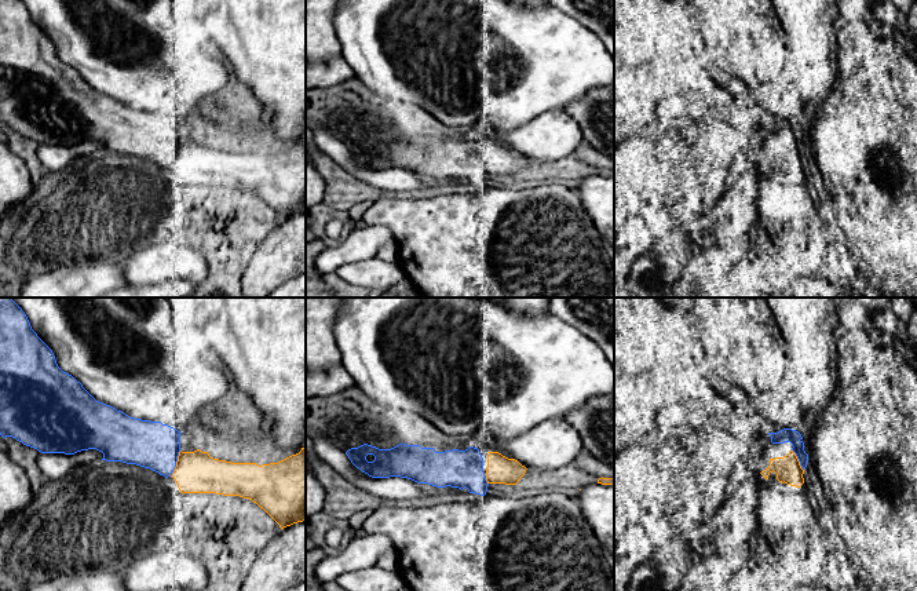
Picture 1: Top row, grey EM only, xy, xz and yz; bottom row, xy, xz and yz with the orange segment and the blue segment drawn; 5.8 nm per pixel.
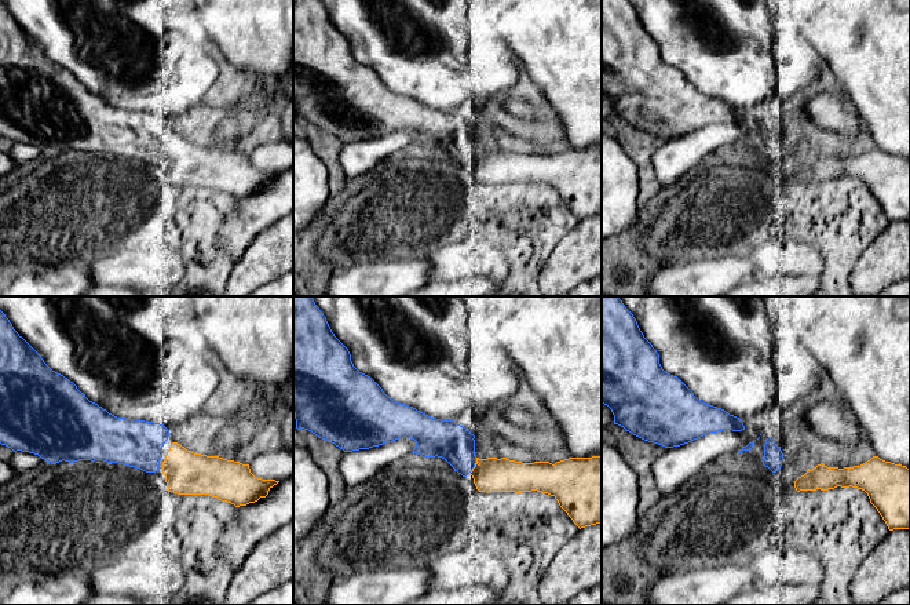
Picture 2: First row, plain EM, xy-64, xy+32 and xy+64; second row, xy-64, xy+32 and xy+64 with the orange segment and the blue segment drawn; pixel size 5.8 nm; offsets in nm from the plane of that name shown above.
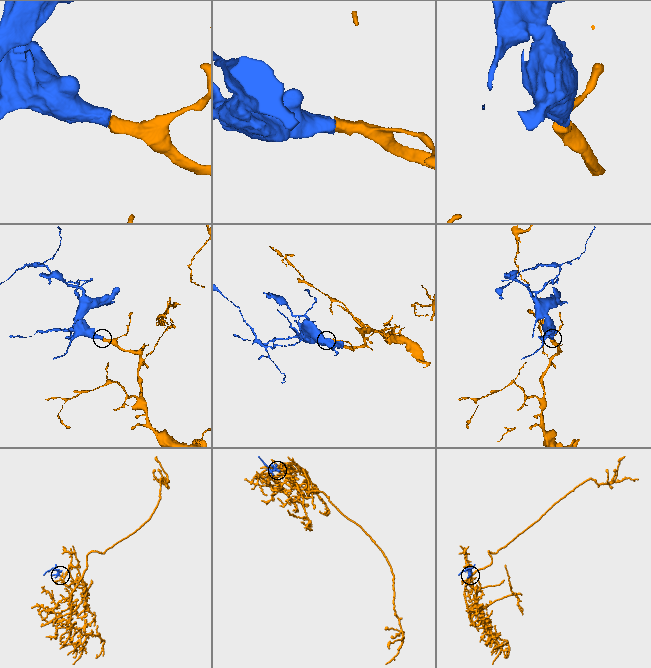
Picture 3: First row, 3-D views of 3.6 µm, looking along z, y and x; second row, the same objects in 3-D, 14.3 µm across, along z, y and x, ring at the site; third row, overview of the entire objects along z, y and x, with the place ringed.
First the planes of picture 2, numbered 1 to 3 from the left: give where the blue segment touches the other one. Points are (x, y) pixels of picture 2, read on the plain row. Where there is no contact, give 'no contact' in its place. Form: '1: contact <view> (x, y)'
1: no contact
2: contact xy+32 (475, 157)
3: no contact

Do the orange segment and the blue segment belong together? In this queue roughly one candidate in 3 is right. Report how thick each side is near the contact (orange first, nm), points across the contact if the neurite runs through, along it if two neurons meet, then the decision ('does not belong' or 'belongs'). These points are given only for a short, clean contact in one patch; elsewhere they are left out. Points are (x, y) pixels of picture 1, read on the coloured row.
240 nm thick on the orange side, 280 nm on the other; belongs

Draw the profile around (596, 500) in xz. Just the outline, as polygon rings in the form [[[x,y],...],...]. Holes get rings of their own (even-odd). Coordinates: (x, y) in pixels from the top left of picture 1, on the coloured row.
[[[589,484],[576,499],[596,539],[614,557],[614,485]]]

